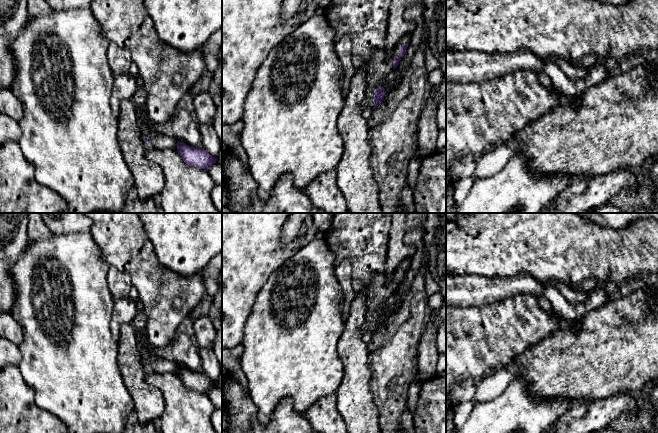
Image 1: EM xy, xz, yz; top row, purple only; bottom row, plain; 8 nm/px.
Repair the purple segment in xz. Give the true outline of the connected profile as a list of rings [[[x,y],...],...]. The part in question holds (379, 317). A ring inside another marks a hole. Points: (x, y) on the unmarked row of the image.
[[[335,213],[325,233],[324,239],[335,256],[334,267],[349,260],[352,265],[352,287],[355,292],[365,293],[366,317],[361,326],[363,334],[376,332],[382,326],[386,318],[381,310],[383,303],[397,291],[408,271],[408,268],[399,266],[392,276],[386,273],[391,220],[392,213]]]

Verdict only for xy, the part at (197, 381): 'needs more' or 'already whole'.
already whole

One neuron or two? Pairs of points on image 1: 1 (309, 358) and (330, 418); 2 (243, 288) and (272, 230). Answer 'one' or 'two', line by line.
1: two
2: one

